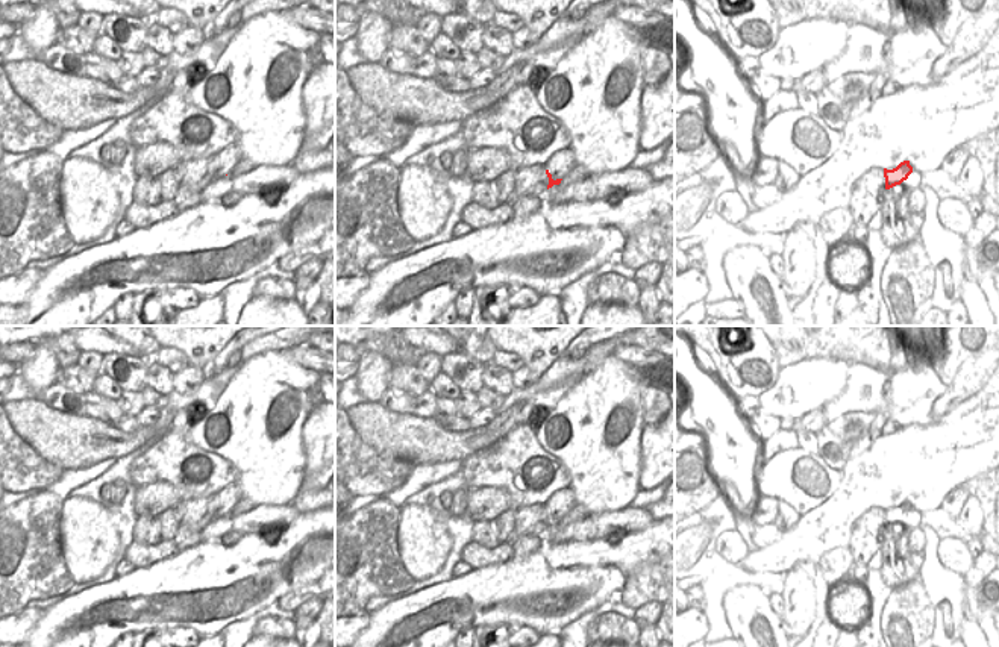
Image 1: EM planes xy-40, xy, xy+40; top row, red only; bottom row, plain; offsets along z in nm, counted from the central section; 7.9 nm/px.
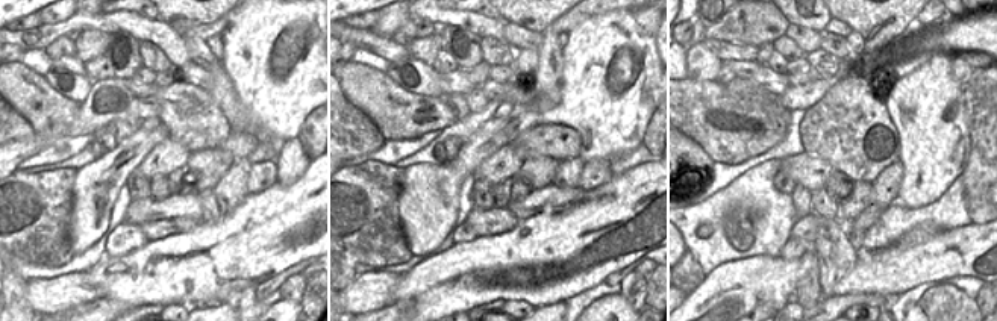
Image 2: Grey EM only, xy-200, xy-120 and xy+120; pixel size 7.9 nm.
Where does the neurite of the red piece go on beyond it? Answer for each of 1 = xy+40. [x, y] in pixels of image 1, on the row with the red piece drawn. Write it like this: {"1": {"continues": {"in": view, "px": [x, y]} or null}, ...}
{"1": {"continues": null}}

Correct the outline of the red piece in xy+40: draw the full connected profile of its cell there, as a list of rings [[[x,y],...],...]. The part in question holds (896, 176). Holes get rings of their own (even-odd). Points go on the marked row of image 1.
[[[910,161],[900,162],[893,170],[884,168],[885,189],[890,189],[890,188],[893,188],[896,185],[900,185],[903,180],[908,179],[908,176],[911,173],[913,173],[913,167],[910,165]]]

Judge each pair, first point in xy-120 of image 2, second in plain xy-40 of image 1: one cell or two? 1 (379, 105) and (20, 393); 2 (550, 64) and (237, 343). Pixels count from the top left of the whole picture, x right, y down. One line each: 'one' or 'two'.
1: two
2: one

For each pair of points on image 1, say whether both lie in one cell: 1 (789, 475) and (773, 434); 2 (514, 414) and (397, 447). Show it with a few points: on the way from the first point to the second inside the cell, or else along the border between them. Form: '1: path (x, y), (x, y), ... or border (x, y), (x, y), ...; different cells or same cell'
1: border (802, 455), (772, 459); different cells
2: path (485, 437), (461, 444), (426, 444); same cell

